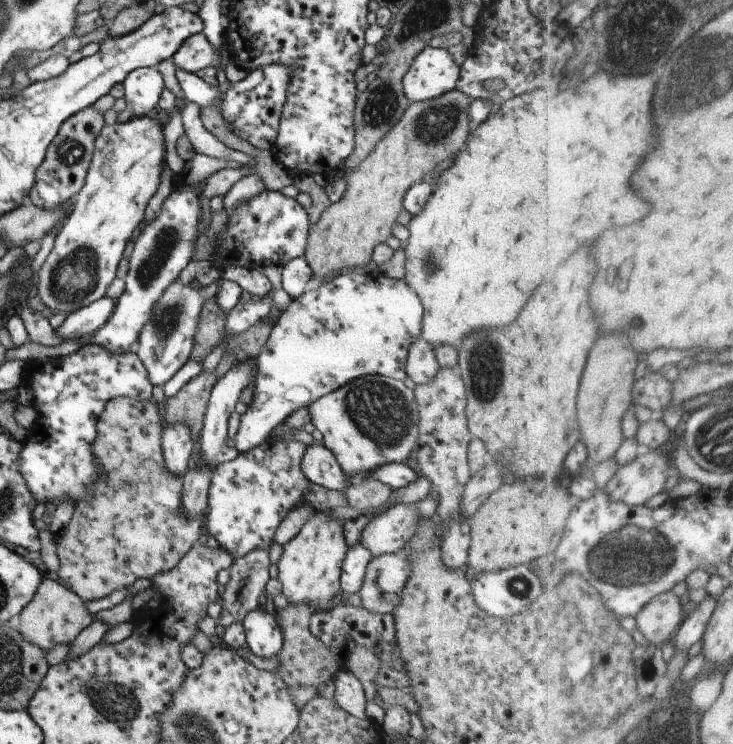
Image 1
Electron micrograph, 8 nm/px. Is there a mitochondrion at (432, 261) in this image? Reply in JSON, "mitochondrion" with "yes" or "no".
{"mitochondrion":"yes"}

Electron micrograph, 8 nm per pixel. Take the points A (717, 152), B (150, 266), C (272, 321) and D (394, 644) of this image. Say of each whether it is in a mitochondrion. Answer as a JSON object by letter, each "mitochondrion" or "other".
{"A":"other","B":"mitochondrion","C":"other","D":"other"}

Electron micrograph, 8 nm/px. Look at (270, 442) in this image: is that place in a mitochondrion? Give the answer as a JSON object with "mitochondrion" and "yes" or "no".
{"mitochondrion":"no"}

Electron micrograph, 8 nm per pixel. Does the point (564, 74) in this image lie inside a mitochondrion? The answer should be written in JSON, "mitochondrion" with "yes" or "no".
{"mitochondrion":"no"}

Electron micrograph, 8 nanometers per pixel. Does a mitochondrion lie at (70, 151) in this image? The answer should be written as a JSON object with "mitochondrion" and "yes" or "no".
{"mitochondrion":"yes"}

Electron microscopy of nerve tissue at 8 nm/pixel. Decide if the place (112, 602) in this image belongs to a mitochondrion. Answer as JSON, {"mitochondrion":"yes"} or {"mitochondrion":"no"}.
{"mitochondrion":"no"}

